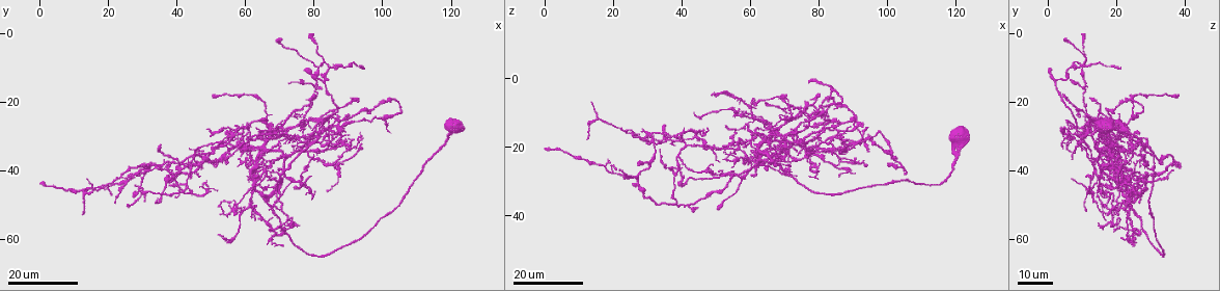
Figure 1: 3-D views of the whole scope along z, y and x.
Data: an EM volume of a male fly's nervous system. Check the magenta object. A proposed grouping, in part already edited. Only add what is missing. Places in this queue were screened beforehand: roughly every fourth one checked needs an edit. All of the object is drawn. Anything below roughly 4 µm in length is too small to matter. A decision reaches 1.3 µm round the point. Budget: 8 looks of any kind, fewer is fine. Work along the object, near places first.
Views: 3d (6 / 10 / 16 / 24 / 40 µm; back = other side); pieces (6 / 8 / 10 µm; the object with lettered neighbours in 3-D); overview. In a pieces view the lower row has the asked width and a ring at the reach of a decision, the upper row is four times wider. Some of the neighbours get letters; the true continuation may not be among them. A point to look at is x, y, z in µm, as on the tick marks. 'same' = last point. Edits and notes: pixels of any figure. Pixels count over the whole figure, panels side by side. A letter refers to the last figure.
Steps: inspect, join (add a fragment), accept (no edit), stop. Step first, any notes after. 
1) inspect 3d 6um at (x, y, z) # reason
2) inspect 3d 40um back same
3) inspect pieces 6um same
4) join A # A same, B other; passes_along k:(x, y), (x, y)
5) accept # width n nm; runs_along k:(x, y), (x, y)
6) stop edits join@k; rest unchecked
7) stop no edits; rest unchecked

inspect 3d 16um at (44.5, 38.5, 38.0) # free end

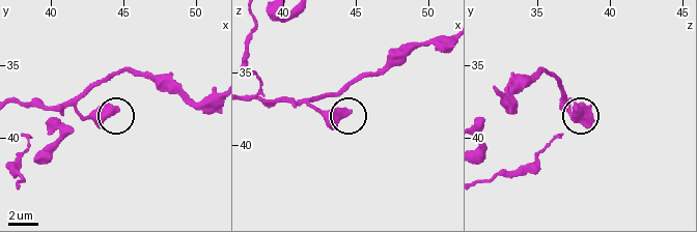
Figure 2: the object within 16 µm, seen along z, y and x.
inspect pieces 8um at (44.6, 38.0, 37.6)

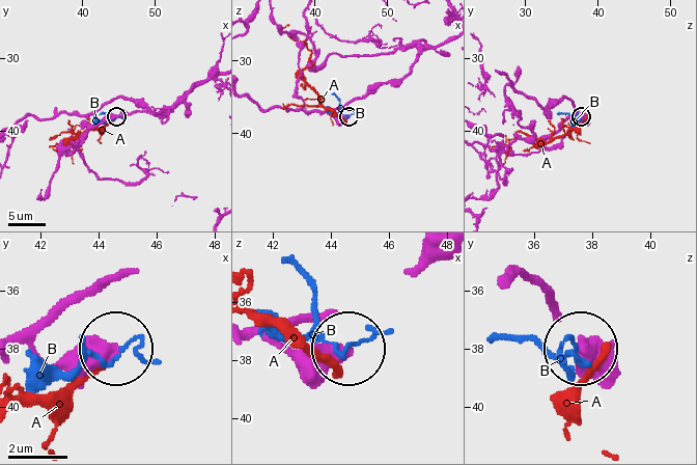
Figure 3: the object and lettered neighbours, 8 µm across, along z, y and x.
accept # A other, B other; no lettered fragment goes on from it

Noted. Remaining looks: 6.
inspect 3d 16um at (75.5, 26.0, 11.5) # tapers out

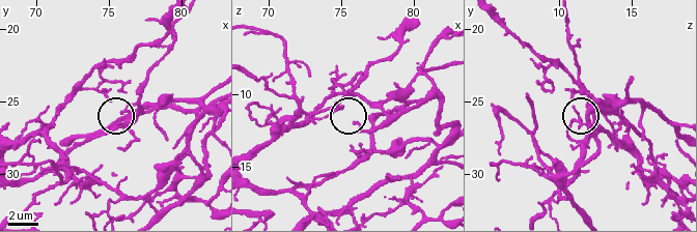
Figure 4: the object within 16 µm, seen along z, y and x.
inspect pieces 8um at (76.0, 25.8, 12.0) # what lies round it

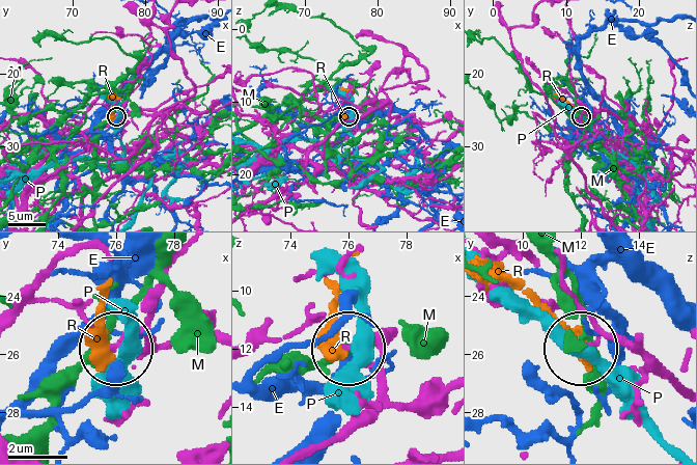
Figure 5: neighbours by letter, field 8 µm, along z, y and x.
accept # E other, M other, P other, R other; runs_along 5:(319, 447), (379, 390), (349, 348); none of them fits

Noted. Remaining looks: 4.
inspect 3d 16um at (90.0, 32.5, 23.5) # branch stops here

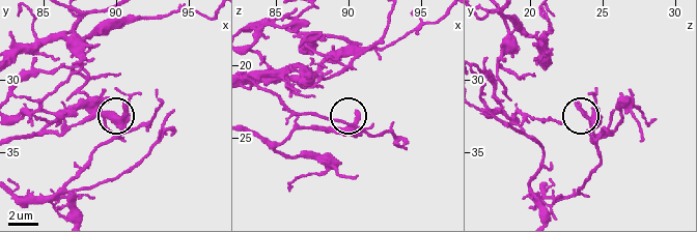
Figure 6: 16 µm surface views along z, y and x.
inspect pieces 8um at (90.6, 31.8, 23.4)

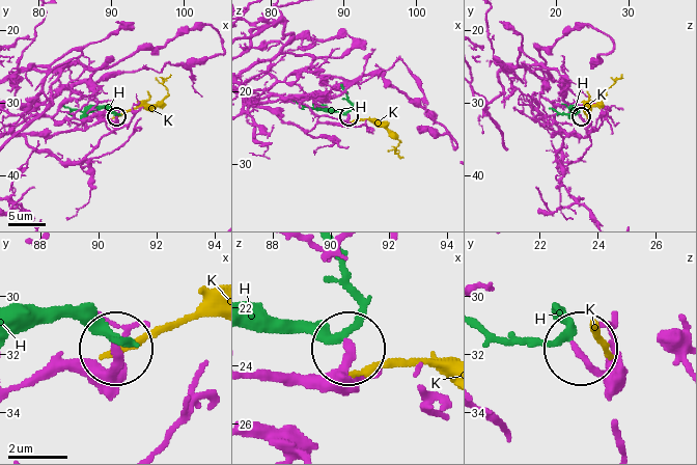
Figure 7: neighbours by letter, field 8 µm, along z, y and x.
accept # H other, K other; runs_along 7:(252, 379), (319, 379), (349, 352); none of them fits

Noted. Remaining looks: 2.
inspect 3d 16um at (79.0, 27.0, 15.0) # branch stops here

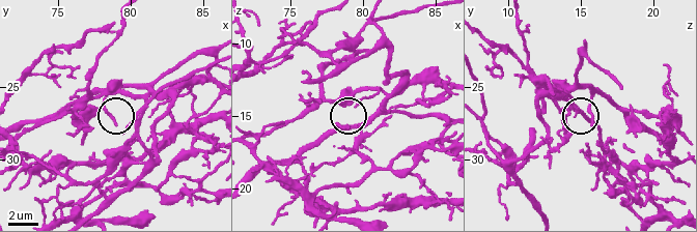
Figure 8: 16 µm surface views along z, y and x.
inspect pieces 6um at (79.0, 27.6, 15.6) # what lies round it

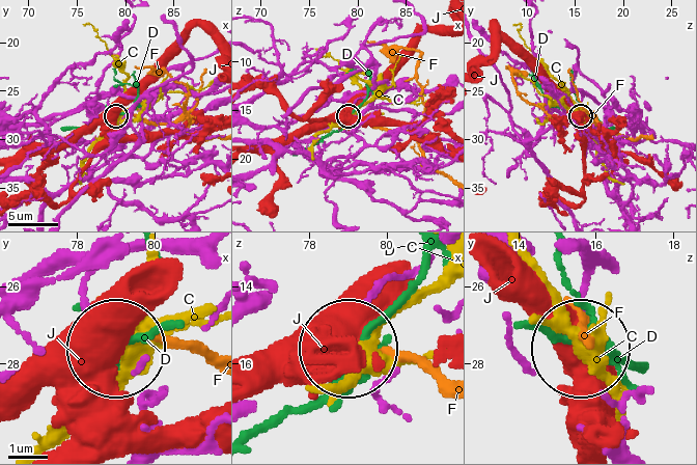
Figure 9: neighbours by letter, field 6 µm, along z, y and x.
accept # C other, D other, F other, J other; none of them fits

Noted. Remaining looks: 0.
stop no edits; rest unchecked

